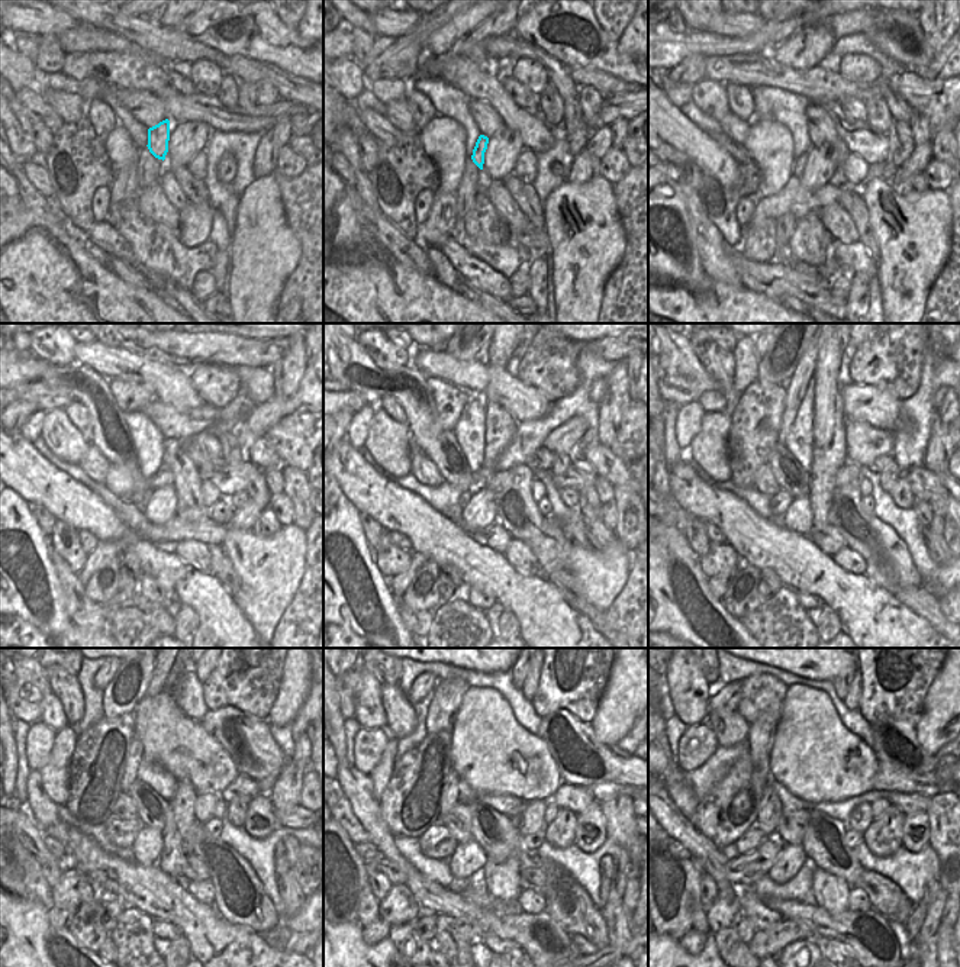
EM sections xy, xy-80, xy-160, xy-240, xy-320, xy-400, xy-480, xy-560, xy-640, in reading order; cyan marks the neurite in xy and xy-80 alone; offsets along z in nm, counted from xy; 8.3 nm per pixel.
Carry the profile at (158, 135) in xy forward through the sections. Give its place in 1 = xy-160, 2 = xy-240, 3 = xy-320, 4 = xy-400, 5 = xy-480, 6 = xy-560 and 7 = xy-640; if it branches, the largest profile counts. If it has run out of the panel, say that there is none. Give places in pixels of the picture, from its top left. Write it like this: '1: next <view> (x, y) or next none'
1: next xy-160 (799, 163)
2: next xy-240 (147, 495)
3: next xy-320 (464, 497)
4: next xy-400 (779, 503)
5: next xy-480 (121, 832)
6: next xy-560 (437, 843)
7: next xy-640 (751, 838)

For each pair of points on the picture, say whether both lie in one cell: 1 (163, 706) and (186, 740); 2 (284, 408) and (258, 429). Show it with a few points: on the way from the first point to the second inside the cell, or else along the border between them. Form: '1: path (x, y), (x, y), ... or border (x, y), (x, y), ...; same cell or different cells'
1: path (163, 715), (177, 731); same cell
2: path (277, 409), (264, 422); same cell

